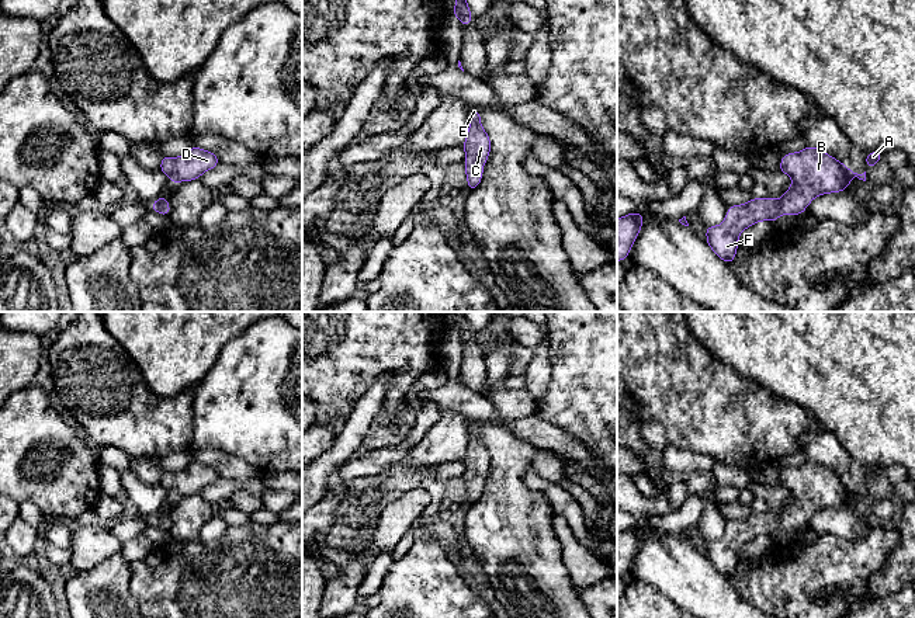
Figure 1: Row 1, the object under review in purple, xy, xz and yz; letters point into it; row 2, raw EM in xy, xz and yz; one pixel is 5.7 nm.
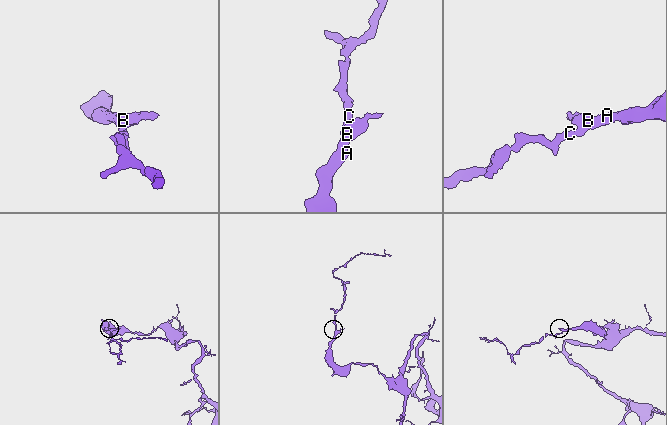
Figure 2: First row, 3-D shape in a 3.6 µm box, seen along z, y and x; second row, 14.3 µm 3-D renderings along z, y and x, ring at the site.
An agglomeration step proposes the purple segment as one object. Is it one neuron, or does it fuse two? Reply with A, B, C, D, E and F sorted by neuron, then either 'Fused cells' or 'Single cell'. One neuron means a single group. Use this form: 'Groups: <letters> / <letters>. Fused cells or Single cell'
Groups: A B C D E F. Single cell

